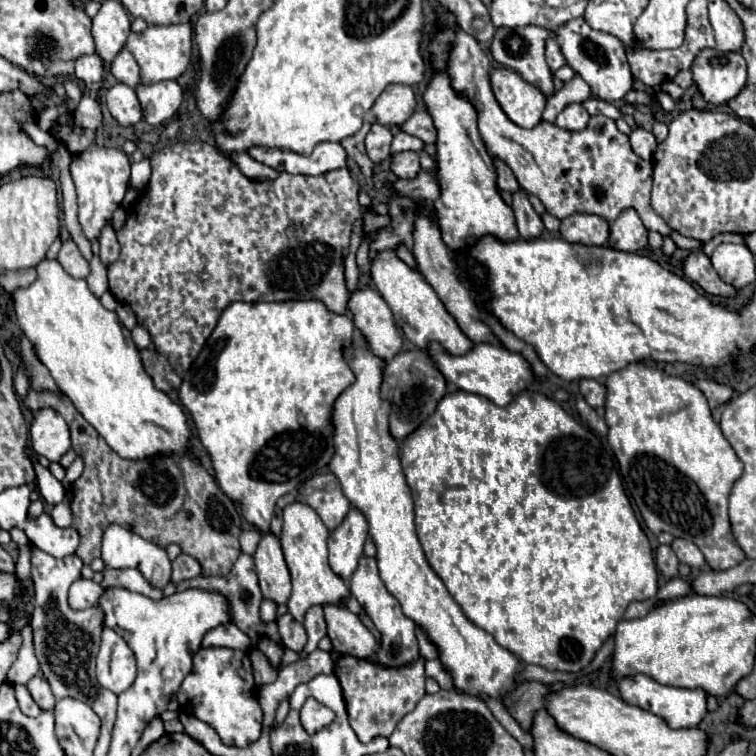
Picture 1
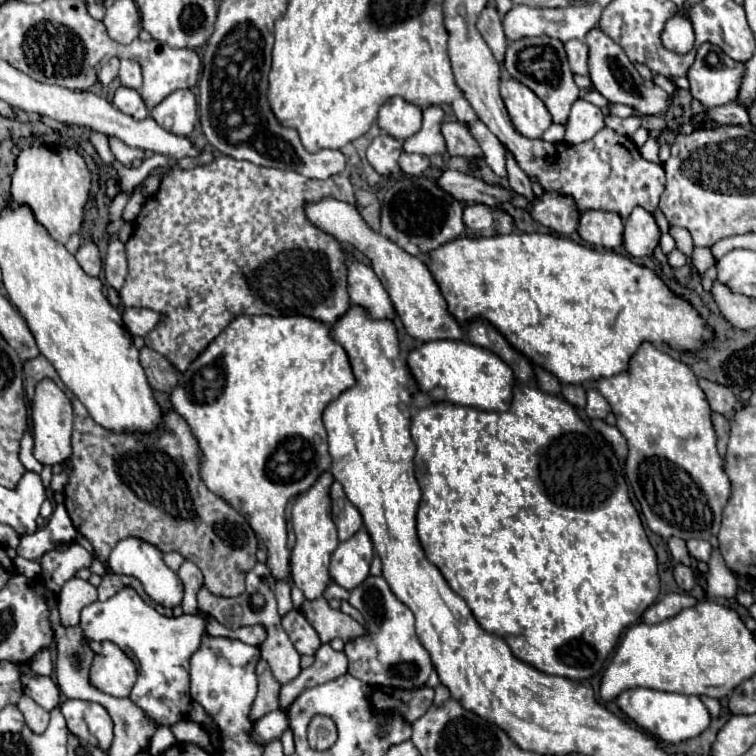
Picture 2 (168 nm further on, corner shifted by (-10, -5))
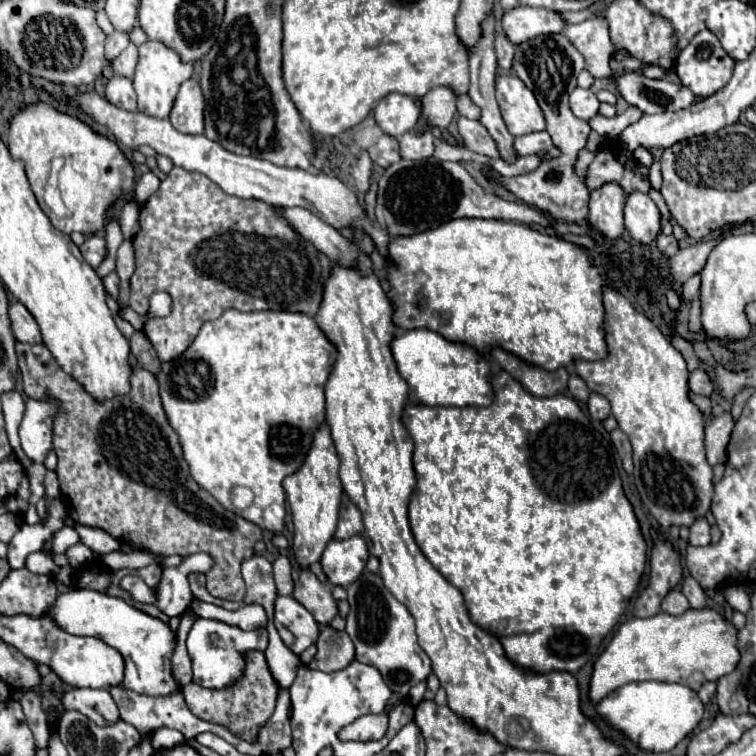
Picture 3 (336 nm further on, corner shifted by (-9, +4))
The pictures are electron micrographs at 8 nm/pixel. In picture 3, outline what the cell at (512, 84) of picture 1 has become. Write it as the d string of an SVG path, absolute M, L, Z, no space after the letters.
M517 75L497 79L497 103L511 135L527 135L545 129L545 117L535 95Z

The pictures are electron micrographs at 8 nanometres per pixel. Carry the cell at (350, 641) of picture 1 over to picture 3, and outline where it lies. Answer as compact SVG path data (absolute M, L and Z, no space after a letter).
M303 569L295 581L293 599L299 601L317 623L327 625L337 615L337 601L331 595L331 587L321 583L309 569Z

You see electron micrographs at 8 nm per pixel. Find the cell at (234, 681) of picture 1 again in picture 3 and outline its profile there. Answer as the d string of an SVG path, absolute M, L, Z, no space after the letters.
M197 617L189 635L187 635L187 651L193 663L193 683L207 689L223 689L239 679L245 665L245 651L265 651L267 649L267 629L243 631L239 627L231 627L223 621L201 619Z

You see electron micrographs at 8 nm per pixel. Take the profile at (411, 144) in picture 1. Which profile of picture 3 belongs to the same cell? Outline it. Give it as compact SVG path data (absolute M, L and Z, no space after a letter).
M437 87L423 97L423 115L429 119L429 125L447 129L455 113L457 113L457 93L453 93L453 89Z

